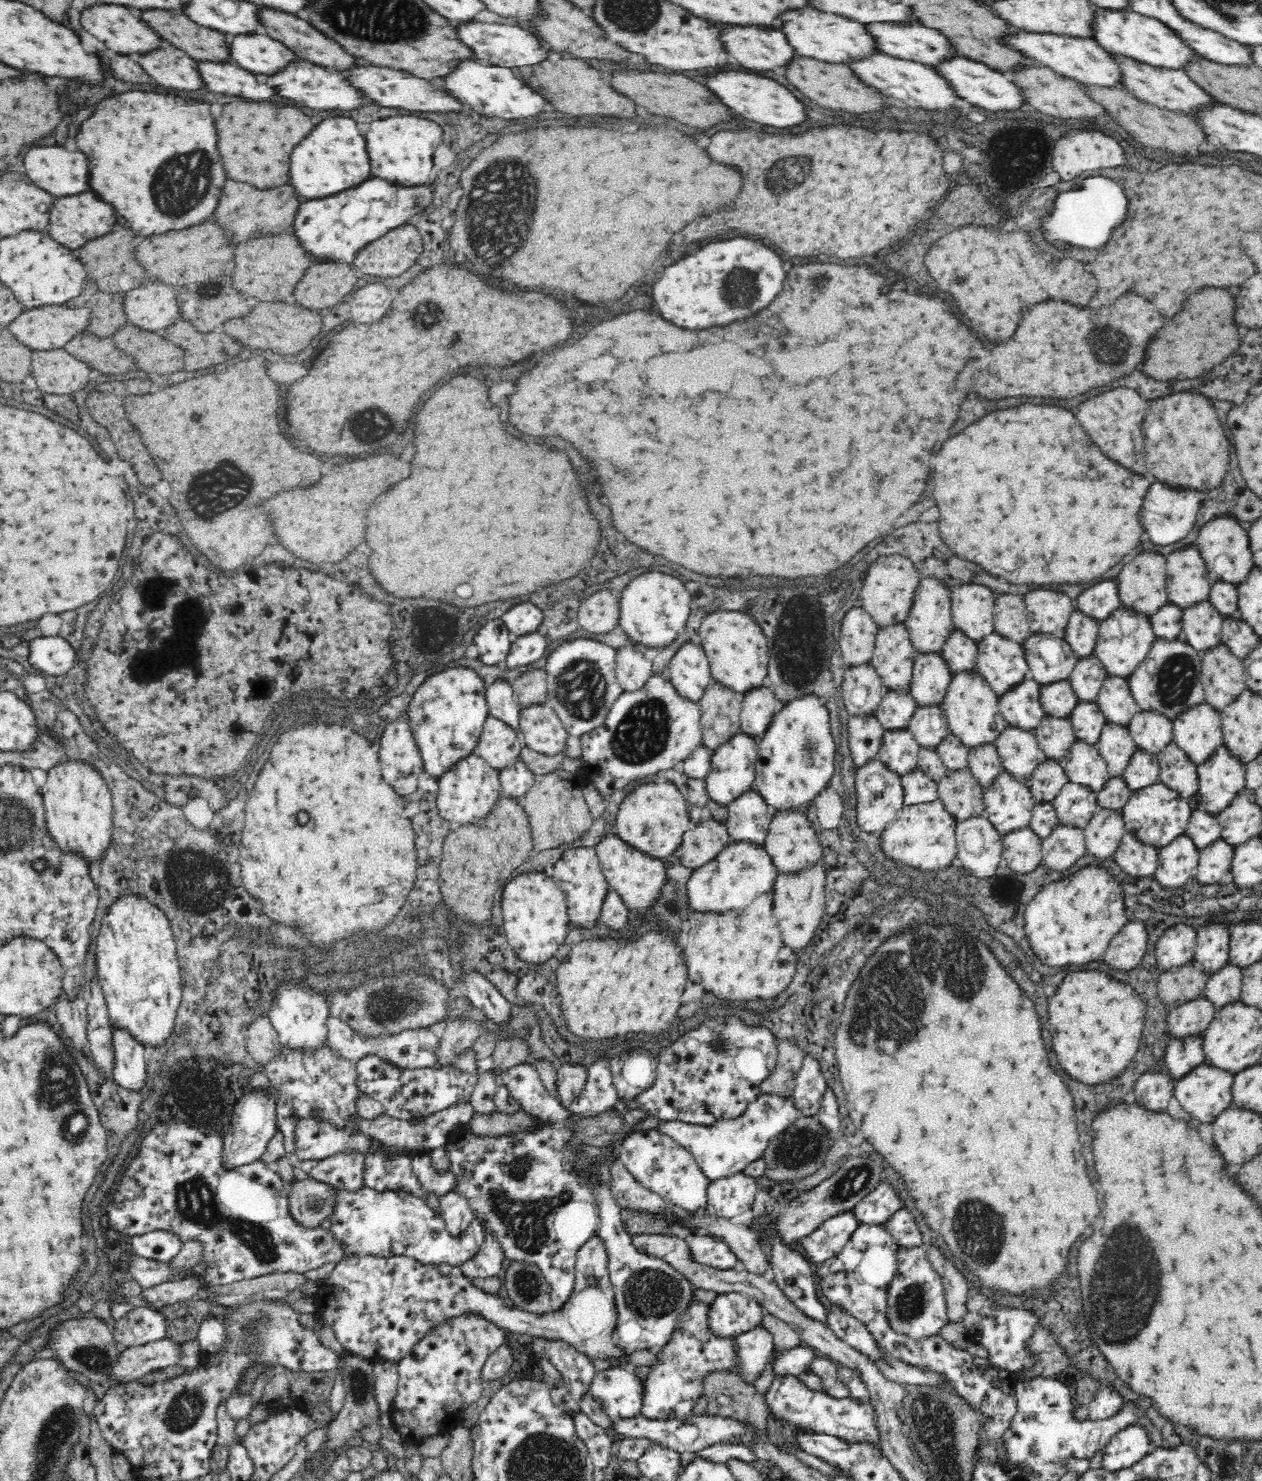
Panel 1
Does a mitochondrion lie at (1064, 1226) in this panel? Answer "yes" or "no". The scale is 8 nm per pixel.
no

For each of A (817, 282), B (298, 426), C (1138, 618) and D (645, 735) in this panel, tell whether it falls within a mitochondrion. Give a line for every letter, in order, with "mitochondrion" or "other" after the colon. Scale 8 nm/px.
A: mitochondrion
B: other
C: other
D: mitochondrion

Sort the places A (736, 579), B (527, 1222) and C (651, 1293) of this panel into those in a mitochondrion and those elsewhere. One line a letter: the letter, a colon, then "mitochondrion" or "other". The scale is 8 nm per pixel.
A: other
B: mitochondrion
C: mitochondrion

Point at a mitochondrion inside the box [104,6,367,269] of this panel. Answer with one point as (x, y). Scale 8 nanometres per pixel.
(181, 185)

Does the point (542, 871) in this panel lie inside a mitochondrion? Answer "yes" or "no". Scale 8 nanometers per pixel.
no

